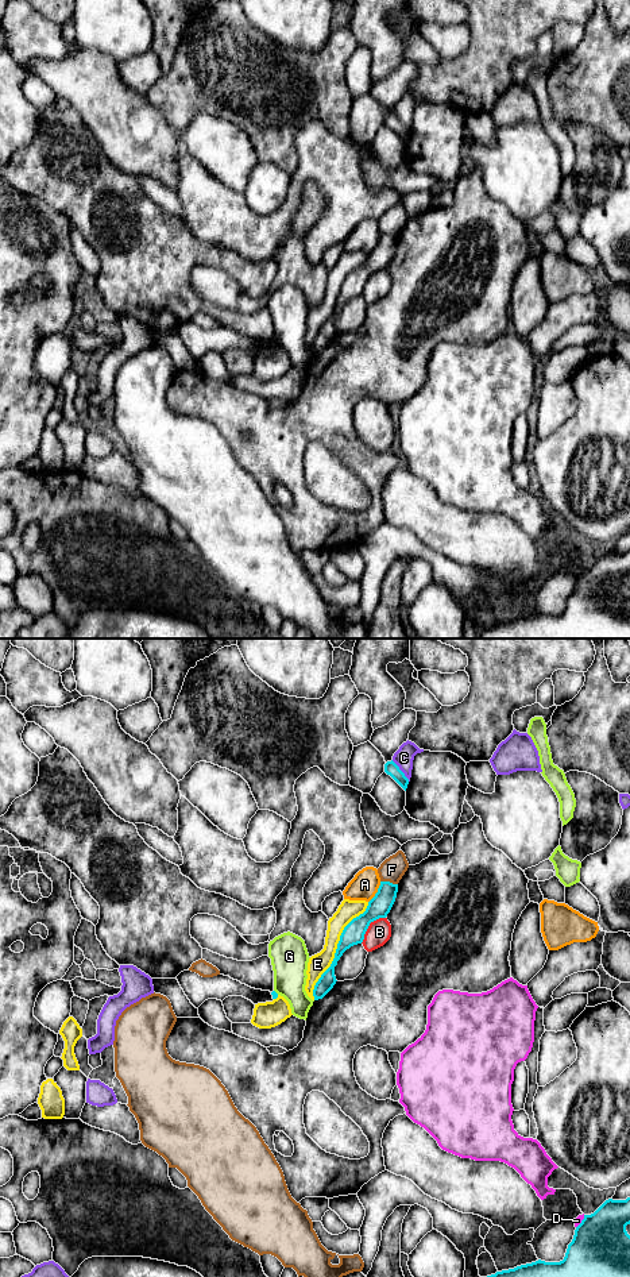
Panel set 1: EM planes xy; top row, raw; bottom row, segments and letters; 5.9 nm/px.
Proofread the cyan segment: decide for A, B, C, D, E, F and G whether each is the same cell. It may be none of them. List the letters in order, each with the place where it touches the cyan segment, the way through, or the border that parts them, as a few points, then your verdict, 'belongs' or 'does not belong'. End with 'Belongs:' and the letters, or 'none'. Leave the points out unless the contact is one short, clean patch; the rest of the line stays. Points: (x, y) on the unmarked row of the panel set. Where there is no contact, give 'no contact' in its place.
A: meets cyan in xy at (377, 245); does not belong
B: meets cyan in xy at (368, 277); border along xy (385, 269), (379, 269), (370, 276), (360, 294); does not belong
C: meets cyan in xy at (401, 123); does not belong
D: meets cyan in xy at (582, 574); does not belong
E: meets cyan in xy at (336, 301); does not belong
F: meets cyan in xy at (389, 234); does not belong
G: meets cyan in xy at (275, 344); does not belong
Belongs: none

